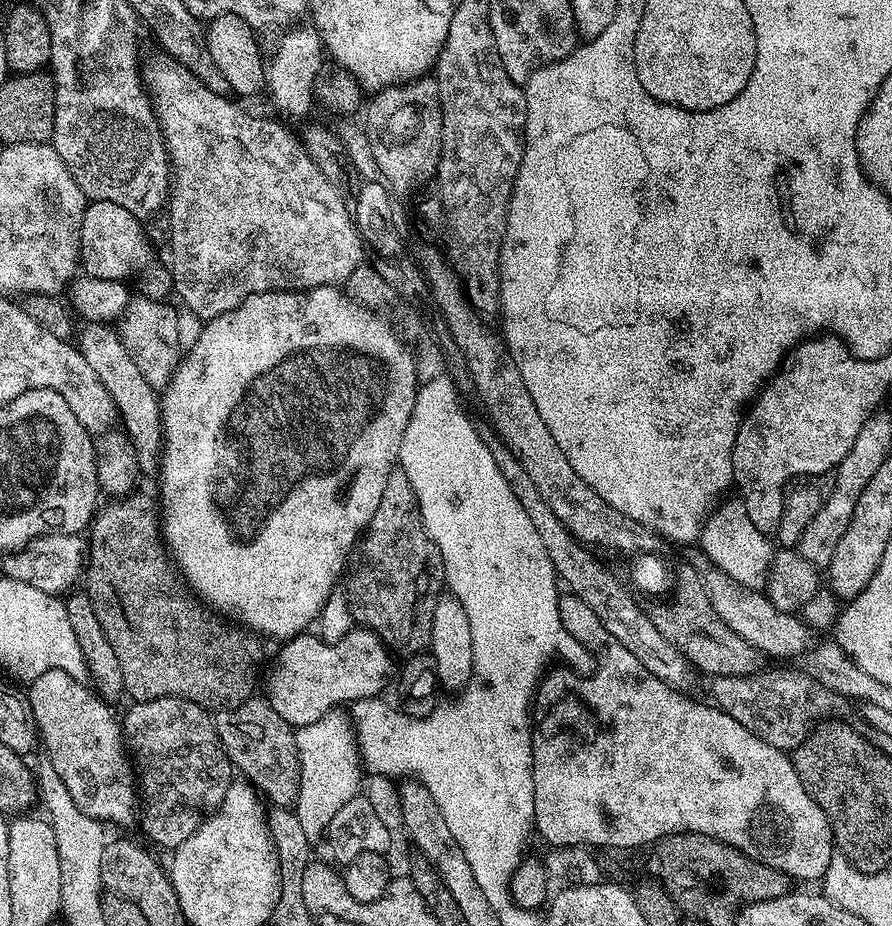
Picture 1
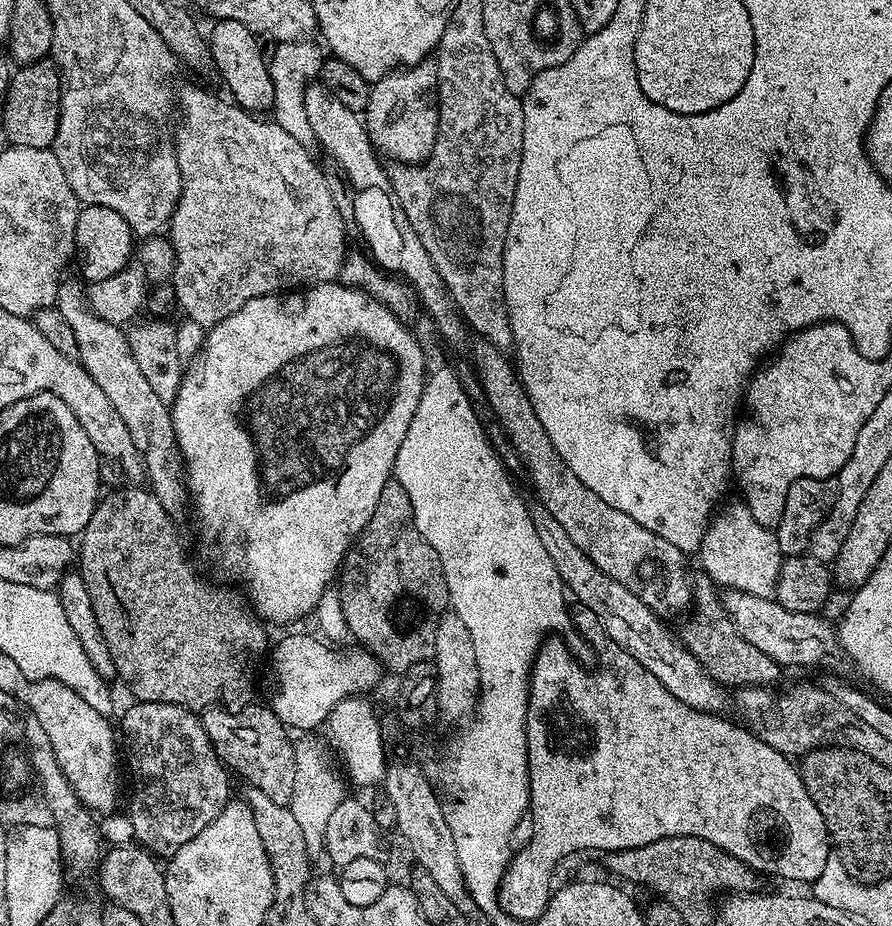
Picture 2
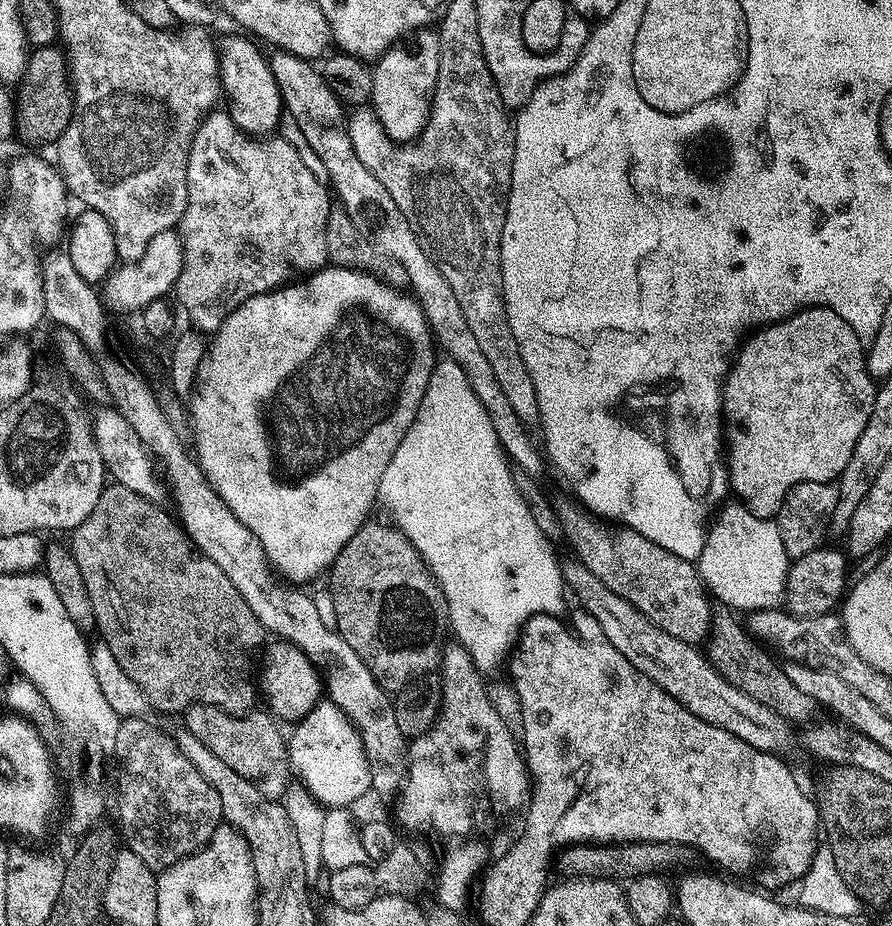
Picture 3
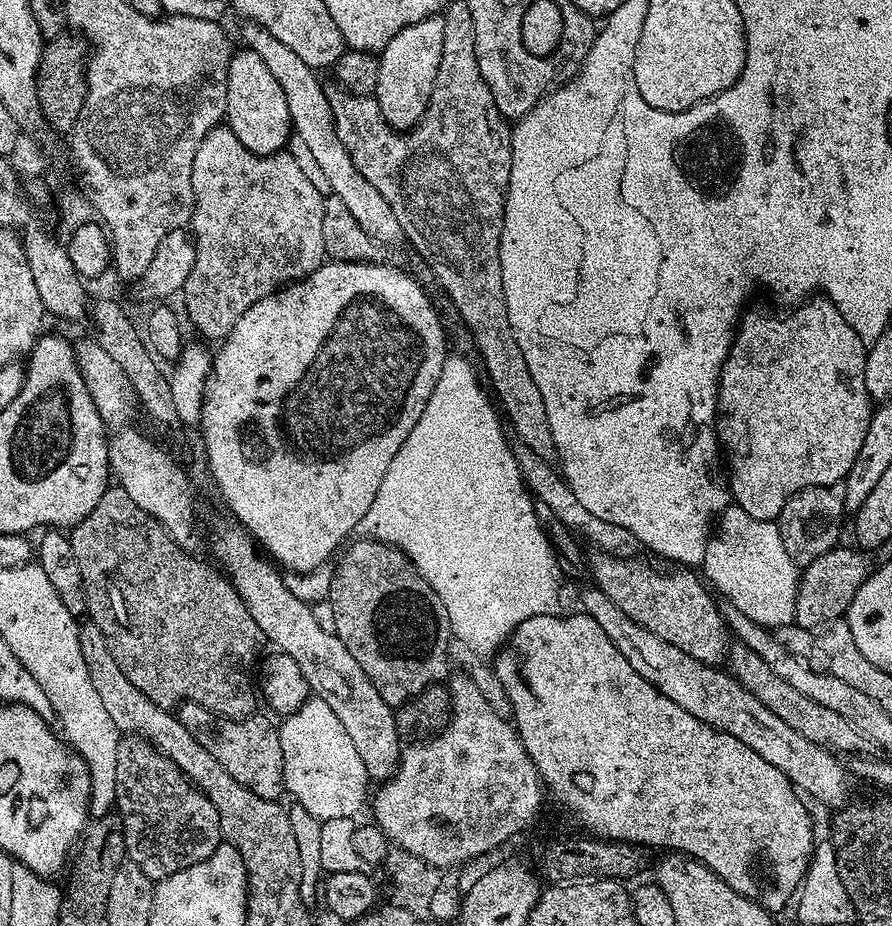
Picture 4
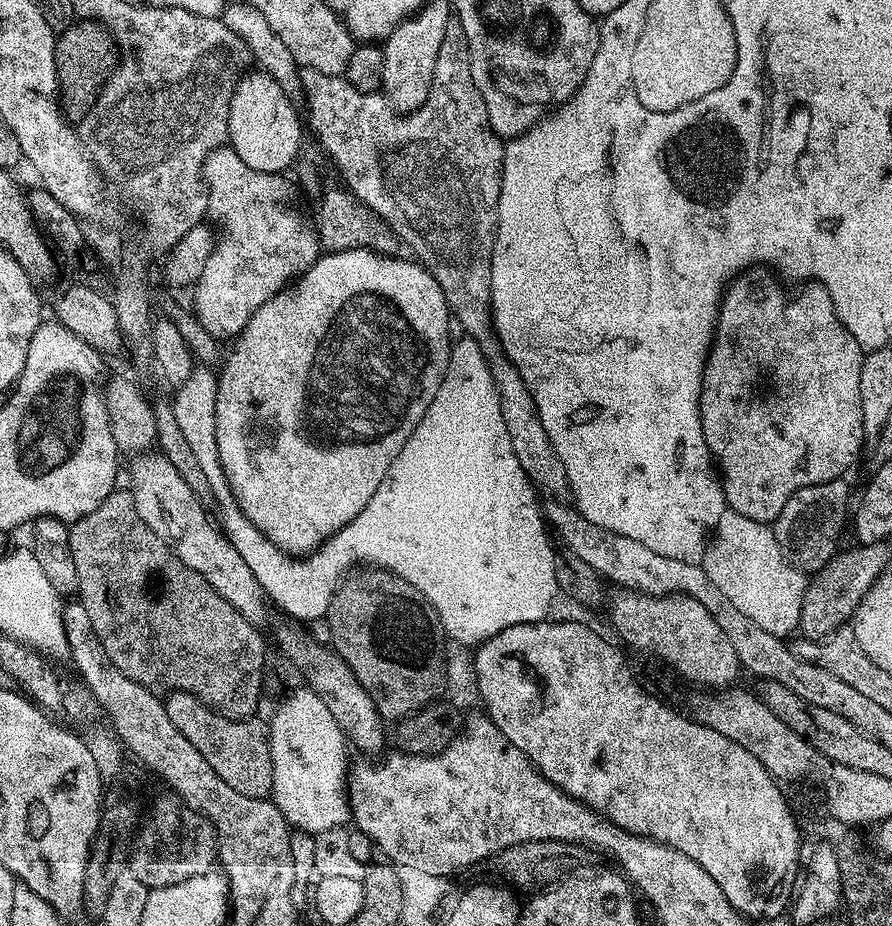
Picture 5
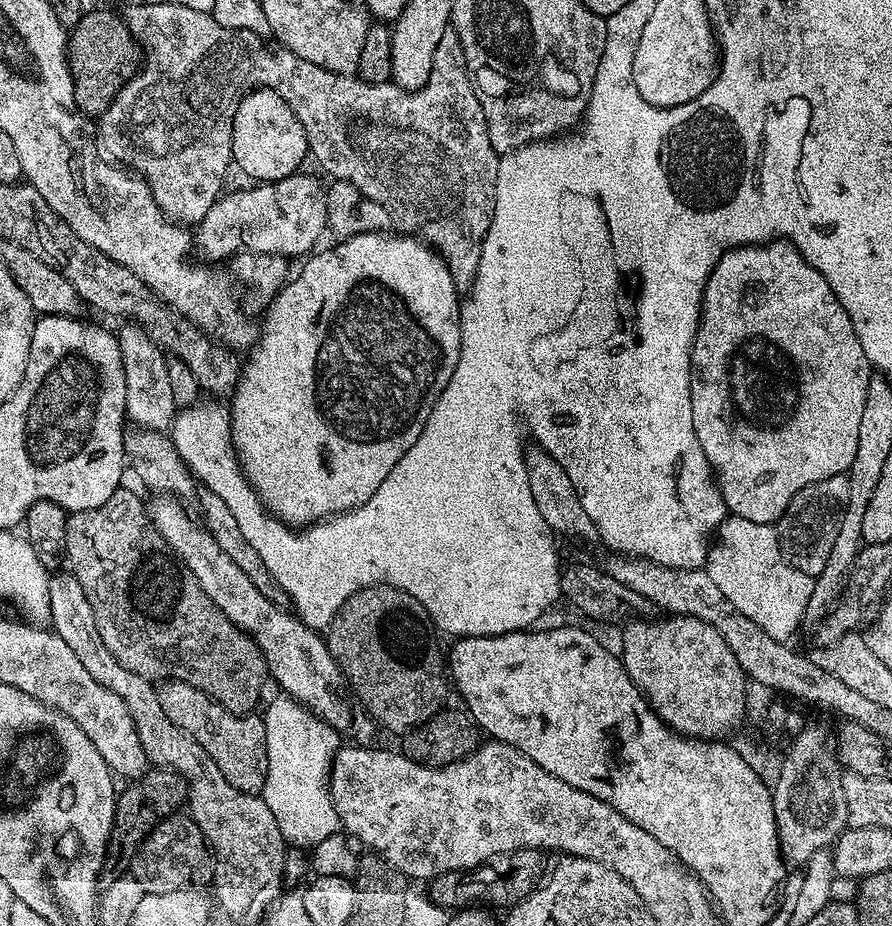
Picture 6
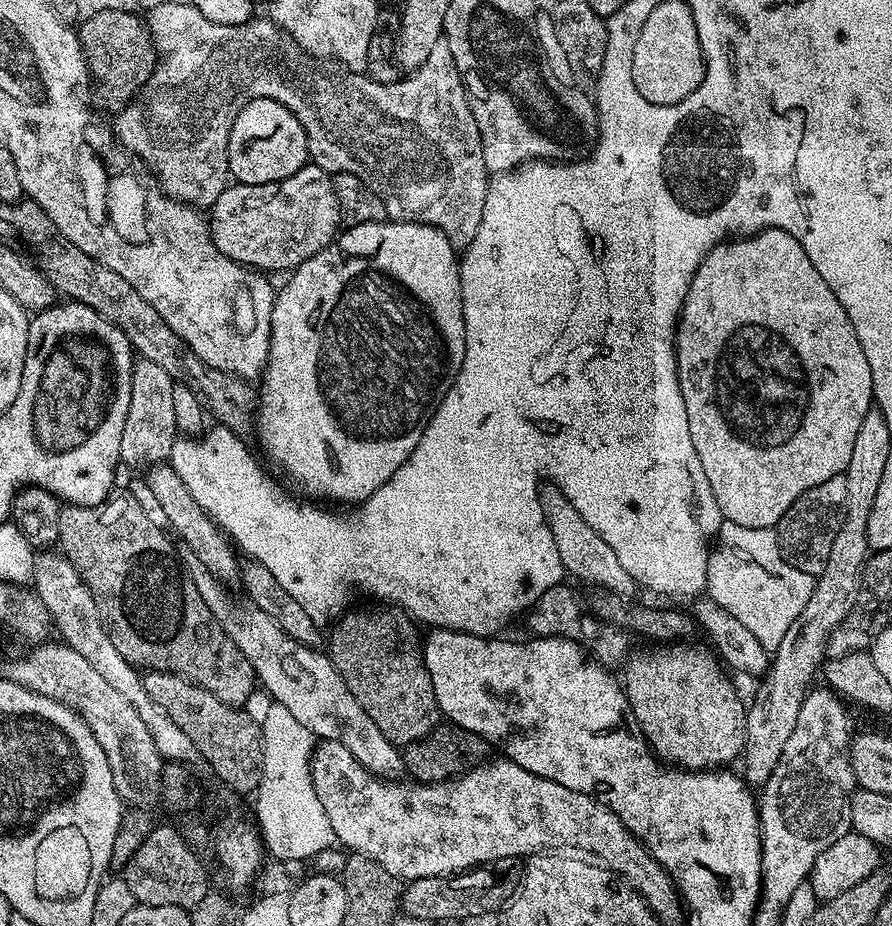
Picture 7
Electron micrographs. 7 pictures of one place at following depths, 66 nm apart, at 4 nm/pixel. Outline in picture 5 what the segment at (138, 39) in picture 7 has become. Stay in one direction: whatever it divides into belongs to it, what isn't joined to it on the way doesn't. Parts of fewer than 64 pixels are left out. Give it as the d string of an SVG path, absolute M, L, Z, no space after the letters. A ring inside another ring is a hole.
M77 19L56 38L56 82L58 99L69 121L79 122L94 106L113 68L118 63L116 39L99 20Z

